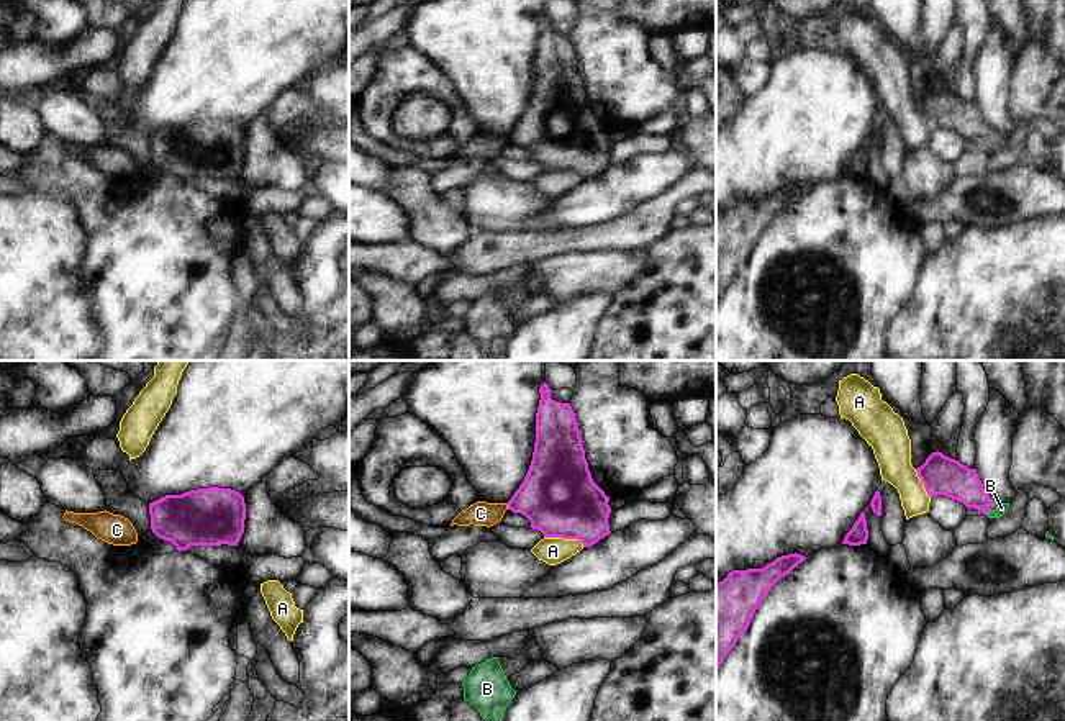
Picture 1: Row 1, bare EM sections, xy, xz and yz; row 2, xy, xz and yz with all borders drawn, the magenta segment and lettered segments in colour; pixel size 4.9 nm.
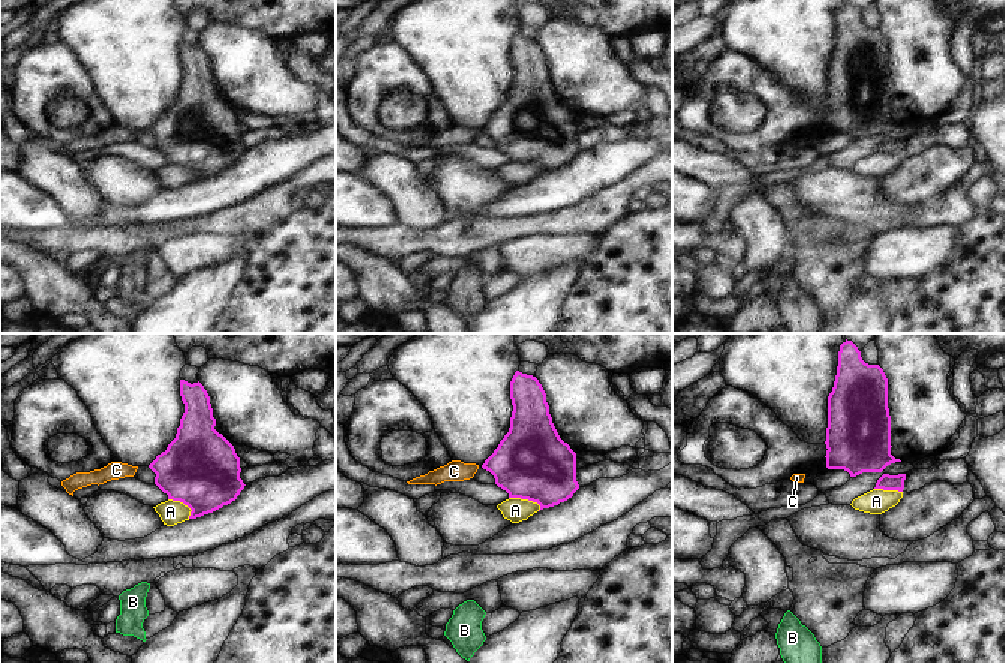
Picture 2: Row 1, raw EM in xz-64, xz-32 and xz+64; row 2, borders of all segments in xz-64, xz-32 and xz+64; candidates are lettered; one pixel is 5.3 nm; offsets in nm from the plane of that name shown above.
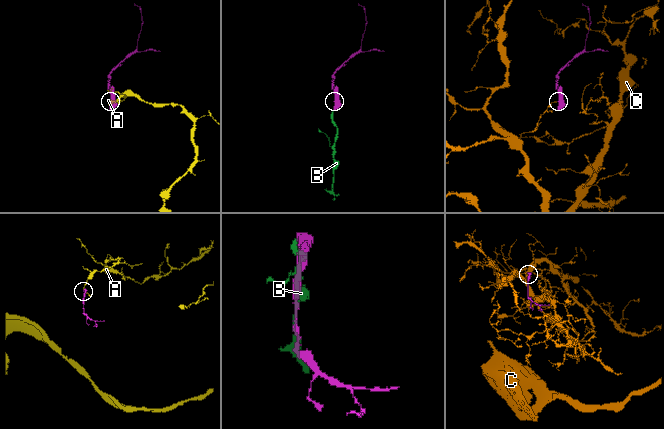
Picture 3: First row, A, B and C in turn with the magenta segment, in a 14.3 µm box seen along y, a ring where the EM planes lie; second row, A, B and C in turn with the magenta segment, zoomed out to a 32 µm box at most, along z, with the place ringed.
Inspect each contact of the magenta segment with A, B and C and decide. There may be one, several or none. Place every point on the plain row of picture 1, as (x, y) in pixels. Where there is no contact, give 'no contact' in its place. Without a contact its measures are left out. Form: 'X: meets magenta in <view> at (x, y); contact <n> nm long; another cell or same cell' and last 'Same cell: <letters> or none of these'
A: meets magenta in xz at (564, 171); contact 200 nm long; another cell
B: meets magenta in yz at (988, 143); contact 40 nm long; same cell
C: meets magenta in xz at (508, 140); contact 40 nm long; another cell
Same cell: B

